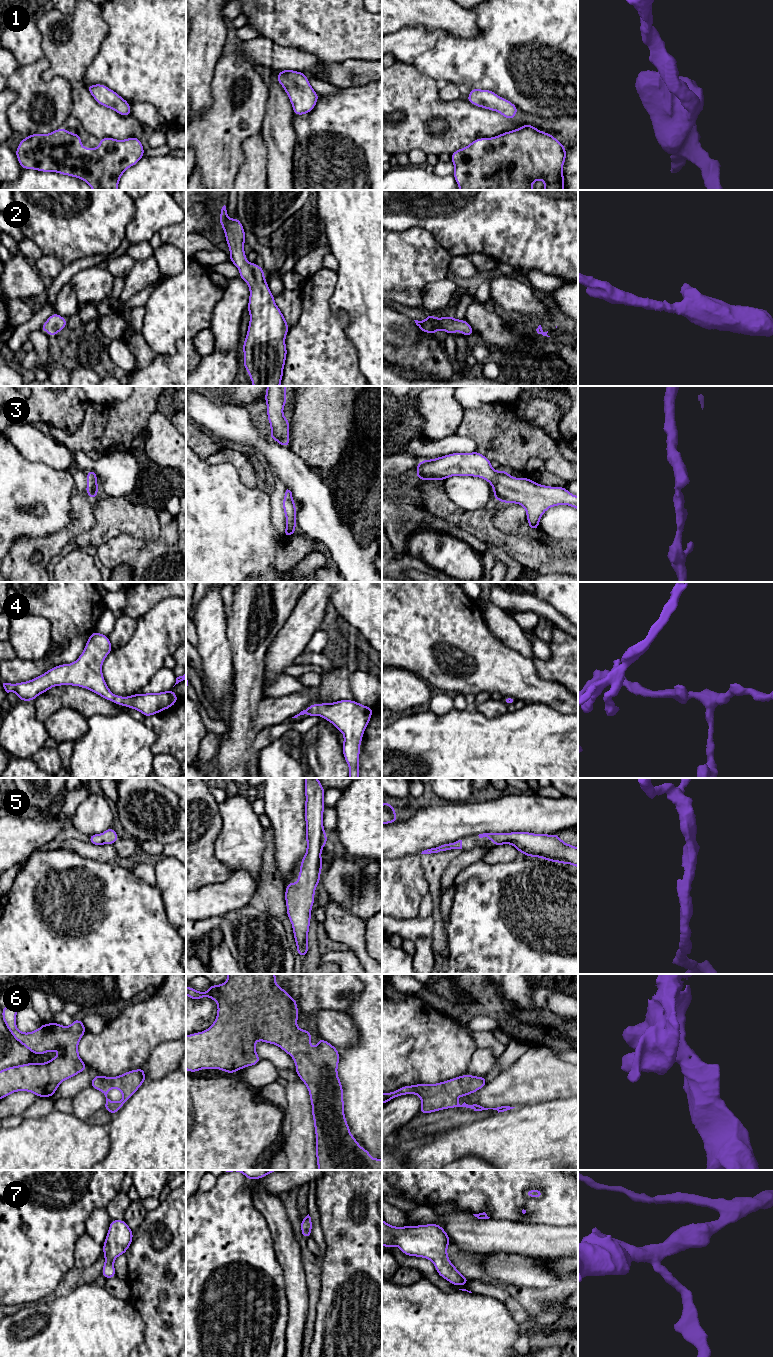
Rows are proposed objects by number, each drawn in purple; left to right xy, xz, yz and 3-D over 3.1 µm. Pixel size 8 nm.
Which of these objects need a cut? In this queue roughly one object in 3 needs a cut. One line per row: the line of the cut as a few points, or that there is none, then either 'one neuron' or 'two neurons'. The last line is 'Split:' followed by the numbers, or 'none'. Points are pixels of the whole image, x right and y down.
1: cut none; one neuron
2: cut none; one neuron
3: cut none; one neuron
4: cut none; one neuron
5: cut none; one neuron
6: cut none; one neuron
7: cut none; one neuron
Split: none

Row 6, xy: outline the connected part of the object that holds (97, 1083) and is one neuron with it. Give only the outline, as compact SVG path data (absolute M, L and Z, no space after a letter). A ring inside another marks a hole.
M143 1067L116 1077L106 1077L97 1074L90 1082L90 1087L101 1091L105 1095L106 1102L104 1109L113 1115L123 1107L145 1080L146 1076ZM111 1088L116 1088L122 1092L123 1098L121 1101L113 1102L107 1098L107 1094Z

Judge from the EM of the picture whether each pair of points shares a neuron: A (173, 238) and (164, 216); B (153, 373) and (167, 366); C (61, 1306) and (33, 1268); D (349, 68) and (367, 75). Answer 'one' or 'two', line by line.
A: two
B: one
C: two
D: one

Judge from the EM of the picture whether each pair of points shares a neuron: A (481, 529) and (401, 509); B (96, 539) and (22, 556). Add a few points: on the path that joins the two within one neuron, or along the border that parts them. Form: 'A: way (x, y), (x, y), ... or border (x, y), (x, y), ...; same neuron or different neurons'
A: border (416, 503), (427, 509), (435, 517); different neurons
B: border (90, 529), (80, 532), (71, 544); different neurons

